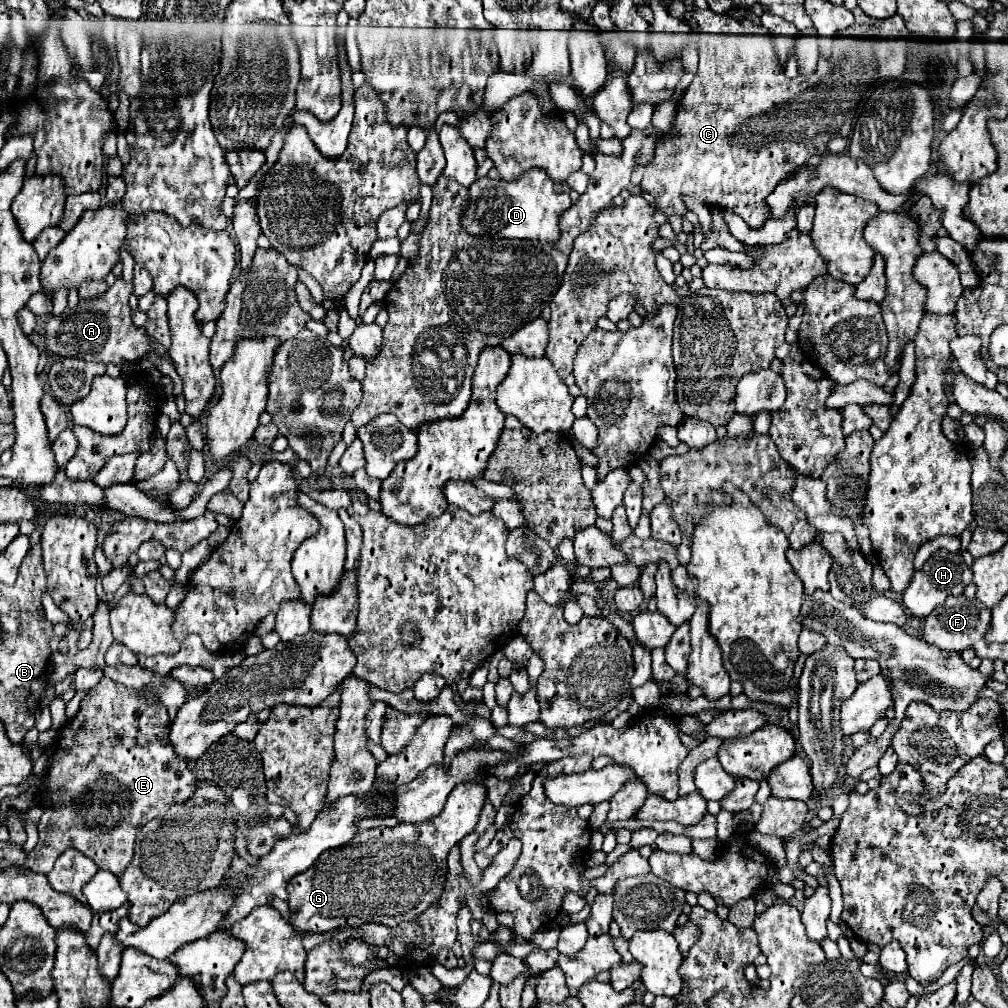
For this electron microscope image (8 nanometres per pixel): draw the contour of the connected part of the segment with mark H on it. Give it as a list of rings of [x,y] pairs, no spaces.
[[[941,548],[941,550],[933,552],[933,556],[923,564],[921,570],[913,572],[911,584],[903,592],[903,604],[905,604],[905,608],[913,616],[925,618],[939,604],[943,604],[943,600],[947,600],[947,596],[959,596],[959,594],[963,594],[963,588],[967,584],[971,584],[971,568],[963,562],[961,554],[951,554],[945,548]]]

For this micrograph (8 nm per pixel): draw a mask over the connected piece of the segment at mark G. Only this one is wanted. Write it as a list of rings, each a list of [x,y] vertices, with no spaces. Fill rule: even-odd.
[[[459,784],[447,798],[445,808],[435,820],[423,824],[397,824],[395,828],[371,828],[359,832],[351,844],[323,852],[315,864],[289,880],[289,924],[299,934],[323,934],[345,926],[363,926],[369,922],[397,926],[399,922],[415,920],[443,894],[445,874],[447,874],[447,854],[461,842],[463,836],[471,834],[477,826],[487,788],[483,784]]]

